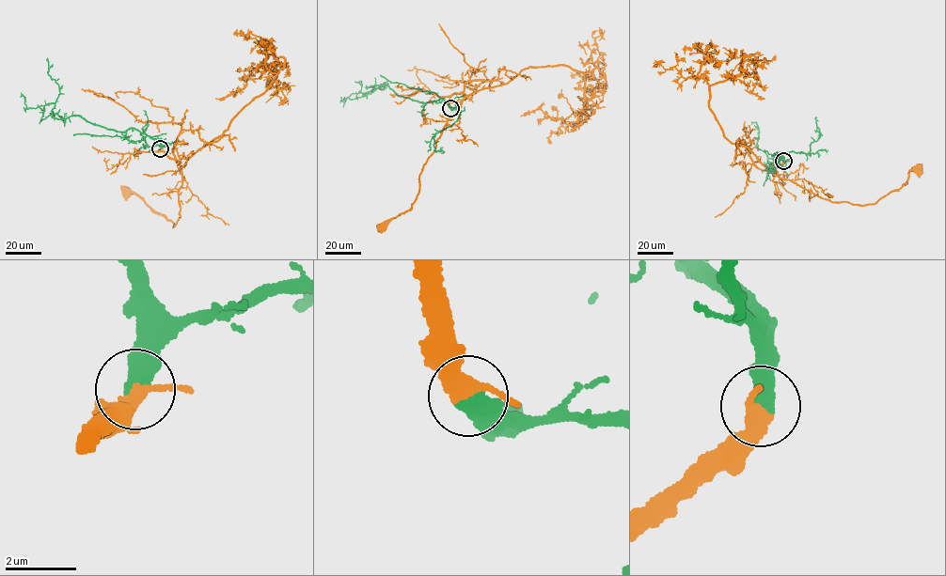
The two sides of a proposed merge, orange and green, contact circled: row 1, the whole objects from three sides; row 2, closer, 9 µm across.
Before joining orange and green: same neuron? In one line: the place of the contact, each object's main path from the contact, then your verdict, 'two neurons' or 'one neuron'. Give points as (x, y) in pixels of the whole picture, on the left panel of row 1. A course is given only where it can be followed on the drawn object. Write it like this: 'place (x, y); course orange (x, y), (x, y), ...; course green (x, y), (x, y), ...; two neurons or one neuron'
place (160, 148); course orange (160, 148), (158, 151), (173, 158), (181, 171), (178, 193), (181, 217), (175, 225), (126, 192); course green (160, 148), (134, 128), (107, 130), (75, 115), (55, 118), (59, 87), (46, 60); one neuron

